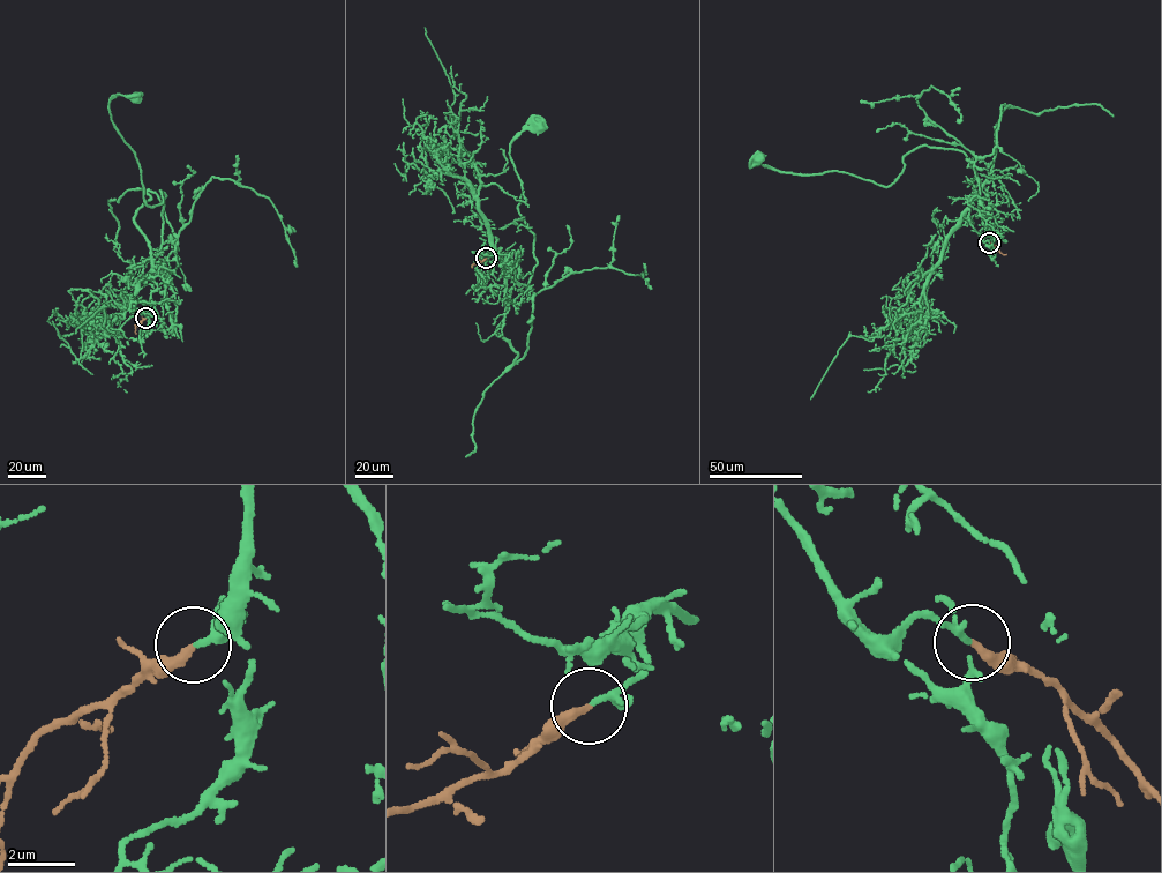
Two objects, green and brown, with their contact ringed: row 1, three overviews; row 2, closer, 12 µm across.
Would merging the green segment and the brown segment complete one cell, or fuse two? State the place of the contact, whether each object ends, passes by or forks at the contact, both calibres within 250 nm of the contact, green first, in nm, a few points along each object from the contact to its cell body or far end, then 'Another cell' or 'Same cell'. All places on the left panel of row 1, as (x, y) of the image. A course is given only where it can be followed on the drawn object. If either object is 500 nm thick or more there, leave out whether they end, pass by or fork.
Place: (145, 318). At the ring green passes by. At the ring brown ends. Thickness 140 nm (green) against 280 nm. Course of green: (147, 318), (166, 195), (160, 189), (163, 202), (148, 206), (139, 164), (107, 106), (118, 95), (135, 97). Course of brown: (147, 318), (137, 322), (136, 334). Same cell

